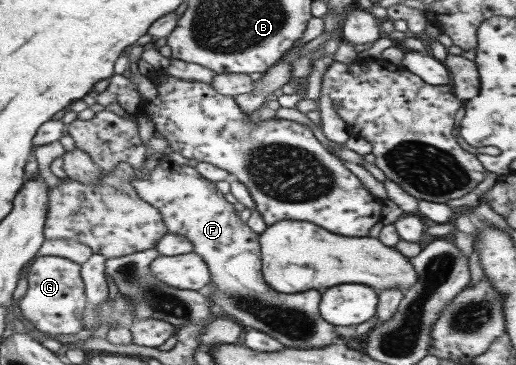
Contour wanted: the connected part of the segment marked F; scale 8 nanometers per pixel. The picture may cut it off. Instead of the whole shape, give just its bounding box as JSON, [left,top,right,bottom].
[131,157,339,349]

